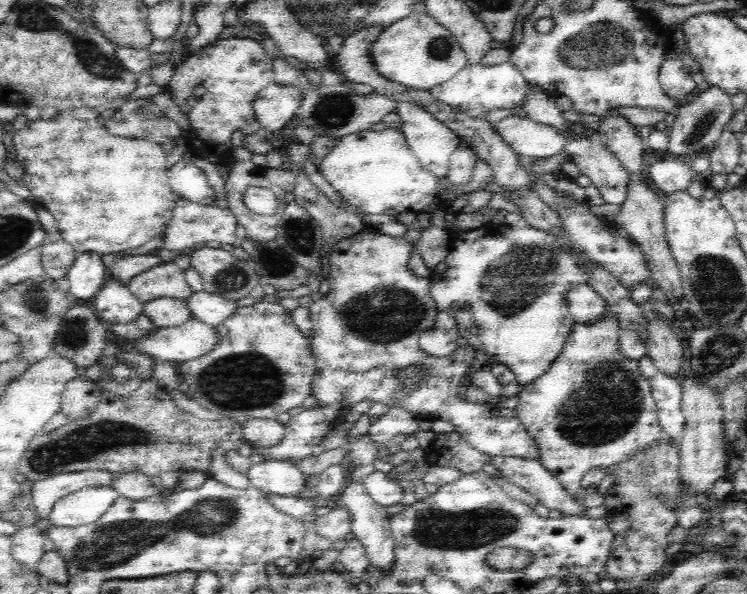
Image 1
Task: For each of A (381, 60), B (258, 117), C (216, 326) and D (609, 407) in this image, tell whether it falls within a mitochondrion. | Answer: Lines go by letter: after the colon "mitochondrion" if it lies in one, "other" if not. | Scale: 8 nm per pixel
A: other
B: other
C: other
D: mitochondrion

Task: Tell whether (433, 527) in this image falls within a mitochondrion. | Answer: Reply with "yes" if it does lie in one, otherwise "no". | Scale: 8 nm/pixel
yes

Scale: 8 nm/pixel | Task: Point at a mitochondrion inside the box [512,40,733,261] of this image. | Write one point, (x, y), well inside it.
(711, 116)

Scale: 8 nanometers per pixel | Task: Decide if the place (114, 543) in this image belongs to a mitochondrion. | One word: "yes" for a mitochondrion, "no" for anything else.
yes

